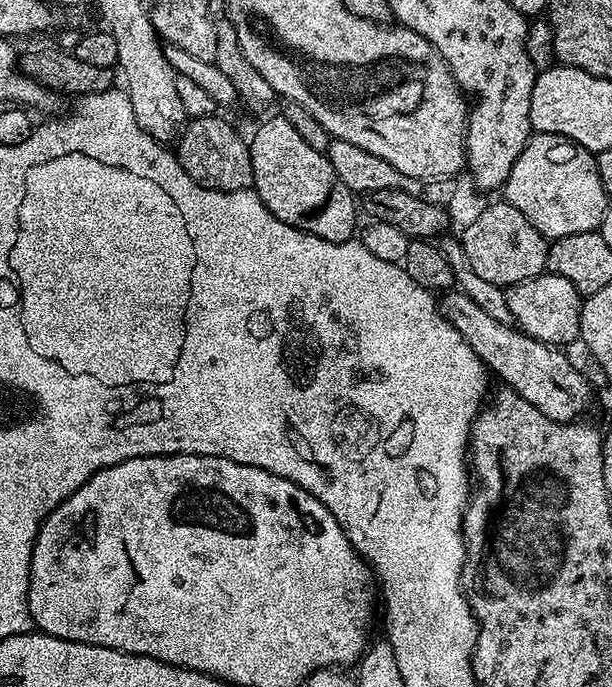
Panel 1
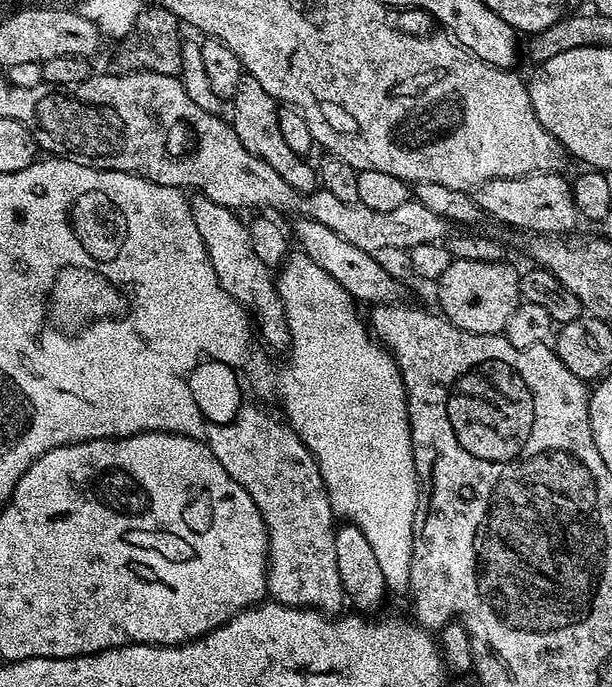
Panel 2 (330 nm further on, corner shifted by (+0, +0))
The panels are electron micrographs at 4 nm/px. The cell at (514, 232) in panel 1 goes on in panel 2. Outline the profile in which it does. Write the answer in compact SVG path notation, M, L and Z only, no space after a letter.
M453 259L446 274L442 274L435 285L436 296L440 299L439 311L444 319L454 326L474 334L495 336L503 333L510 314L522 303L520 298L521 273L515 272L508 262L476 262Z

